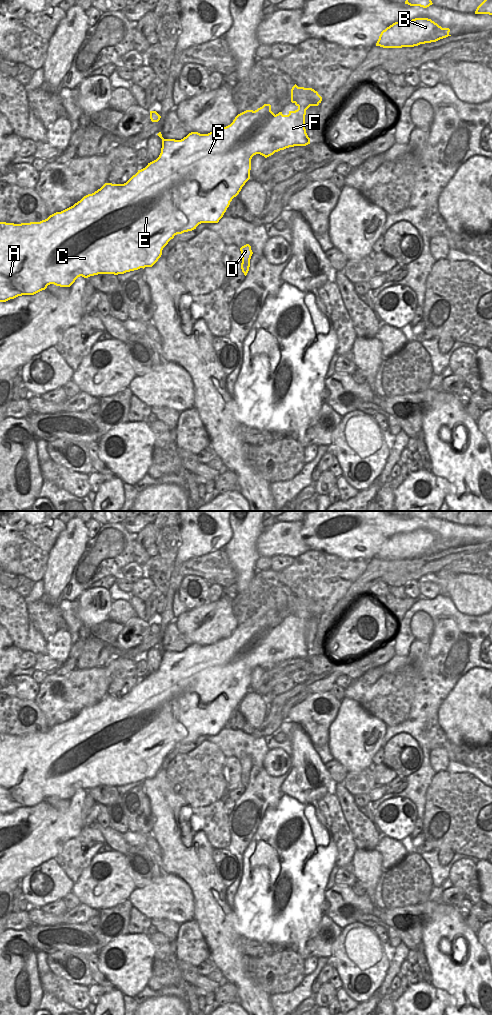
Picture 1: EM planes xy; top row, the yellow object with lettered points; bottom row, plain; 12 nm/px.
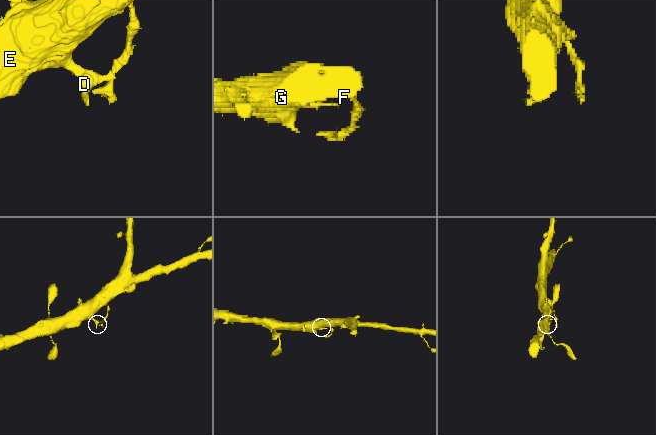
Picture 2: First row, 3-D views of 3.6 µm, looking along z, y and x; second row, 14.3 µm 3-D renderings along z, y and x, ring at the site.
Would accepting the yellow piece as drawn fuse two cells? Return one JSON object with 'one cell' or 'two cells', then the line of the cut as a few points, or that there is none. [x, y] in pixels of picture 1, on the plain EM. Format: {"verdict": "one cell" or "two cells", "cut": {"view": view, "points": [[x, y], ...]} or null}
{"verdict": "one cell", "cut": null}

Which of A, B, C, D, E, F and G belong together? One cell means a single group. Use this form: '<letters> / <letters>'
A B C D E F G

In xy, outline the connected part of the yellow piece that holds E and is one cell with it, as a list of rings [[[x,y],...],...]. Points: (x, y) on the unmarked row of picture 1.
[[[296,596],[291,601],[291,614],[294,615],[298,621],[295,623],[289,623],[288,627],[283,627],[282,624],[274,626],[271,623],[270,616],[264,616],[257,622],[246,622],[238,626],[233,634],[218,642],[210,644],[208,646],[200,646],[198,644],[191,644],[181,652],[164,651],[161,644],[157,647],[162,651],[162,660],[159,669],[148,675],[148,677],[138,682],[124,696],[112,696],[105,695],[100,701],[92,706],[84,708],[80,713],[73,718],[50,727],[47,731],[40,734],[30,735],[6,735],[0,734],[0,814],[6,814],[10,811],[14,811],[22,807],[34,807],[42,802],[45,802],[48,797],[54,796],[60,799],[70,799],[75,792],[82,788],[88,790],[90,788],[98,786],[124,786],[126,784],[138,782],[140,780],[152,779],[162,767],[163,760],[168,754],[174,750],[177,746],[192,743],[201,735],[218,735],[223,729],[230,714],[241,703],[245,695],[250,691],[251,671],[254,667],[260,666],[265,670],[273,667],[275,664],[284,662],[294,658],[306,658],[310,656],[310,650],[308,649],[305,641],[305,627],[306,622],[310,618],[318,618],[322,613],[322,609],[312,600],[298,599]]]

